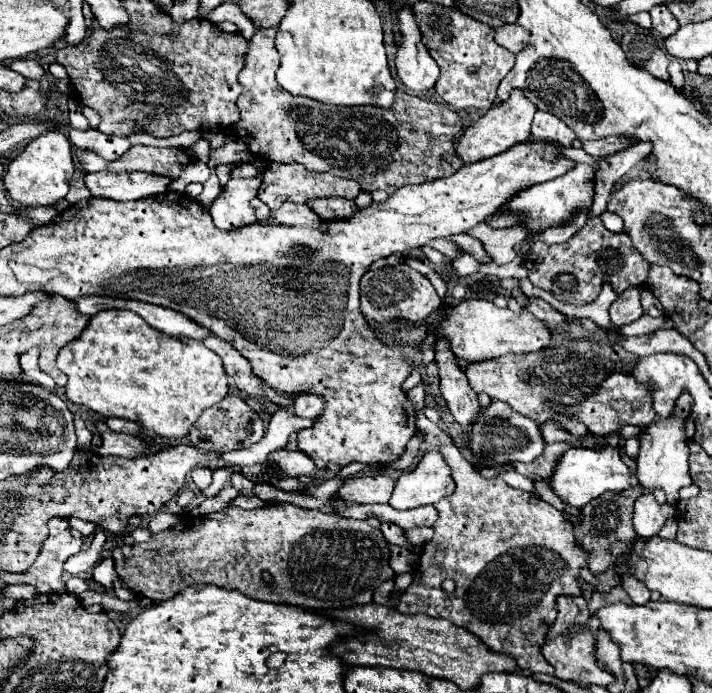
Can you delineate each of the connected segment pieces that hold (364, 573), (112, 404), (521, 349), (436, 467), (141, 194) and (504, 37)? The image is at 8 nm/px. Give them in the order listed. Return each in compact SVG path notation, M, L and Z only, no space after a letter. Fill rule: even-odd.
M271 502L263 508L243 510L225 508L207 516L191 518L191 522L177 522L175 526L157 532L143 544L121 544L113 548L115 570L125 586L151 600L169 600L187 586L217 584L219 588L239 590L241 594L275 604L295 604L301 608L337 610L369 604L373 592L395 572L389 566L389 544L379 528L369 526L365 520L347 520L321 510L301 508L289 502ZM263 572L273 576L273 584L265 584Z
M113 308L93 314L81 336L59 350L57 366L69 378L65 390L71 402L83 404L105 418L135 420L165 438L185 438L201 412L221 402L229 392L223 362L213 350L187 336L167 336L131 310Z
M483 298L463 300L455 308L449 308L447 316L437 324L435 334L445 336L455 356L467 362L479 362L505 354L537 352L541 348L547 348L555 336L553 330L545 326L543 320L535 320L531 312L511 312L509 308L497 308L493 302Z
M429 450L415 470L403 472L395 484L389 504L397 510L411 510L449 496L455 490L451 468L439 450Z
M93 172L85 174L85 184L97 198L111 200L141 200L155 196L167 190L171 180L167 176L157 176L149 172L131 172L131 174L113 174L113 172Z
M507 24L507 26L501 26L497 28L495 32L495 42L503 48L507 48L509 52L517 54L521 52L527 44L529 44L529 32L521 26L515 26L515 24Z

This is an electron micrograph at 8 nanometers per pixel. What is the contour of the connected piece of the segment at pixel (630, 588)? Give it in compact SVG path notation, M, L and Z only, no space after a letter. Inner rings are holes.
M625 576L625 582L621 586L625 588L625 592L633 600L633 604L645 604L651 598L649 588L645 588L645 584L641 584L639 580L633 580L633 576Z

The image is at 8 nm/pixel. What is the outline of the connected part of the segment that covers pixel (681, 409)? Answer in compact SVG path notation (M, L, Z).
M689 392L681 394L681 400L677 400L677 412L669 420L653 420L653 424L643 426L643 434L639 436L639 456L637 456L637 476L643 488L655 490L663 488L667 492L667 502L677 504L679 500L679 488L691 484L689 468L687 468L687 458L689 458L689 448L687 448L687 436L685 436L685 424L681 424L681 416L689 416L689 408L693 406L693 398Z

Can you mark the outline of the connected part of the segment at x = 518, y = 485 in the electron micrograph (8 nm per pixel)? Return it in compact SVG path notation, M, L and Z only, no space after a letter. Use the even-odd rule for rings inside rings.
M505 472L501 478L503 478L503 480L513 488L528 492L533 492L535 490L533 480L525 478L525 476L521 476L519 472Z

